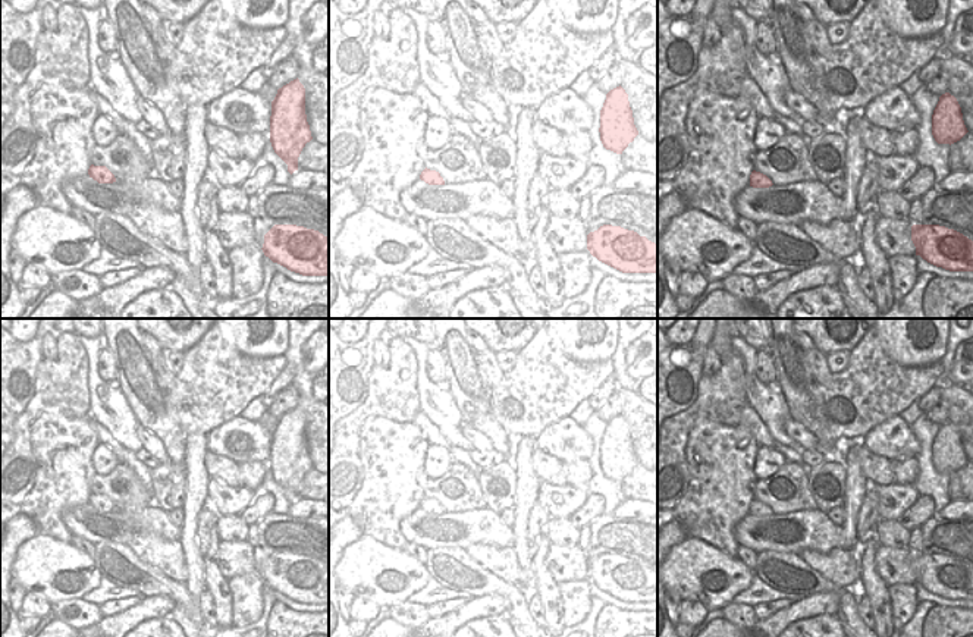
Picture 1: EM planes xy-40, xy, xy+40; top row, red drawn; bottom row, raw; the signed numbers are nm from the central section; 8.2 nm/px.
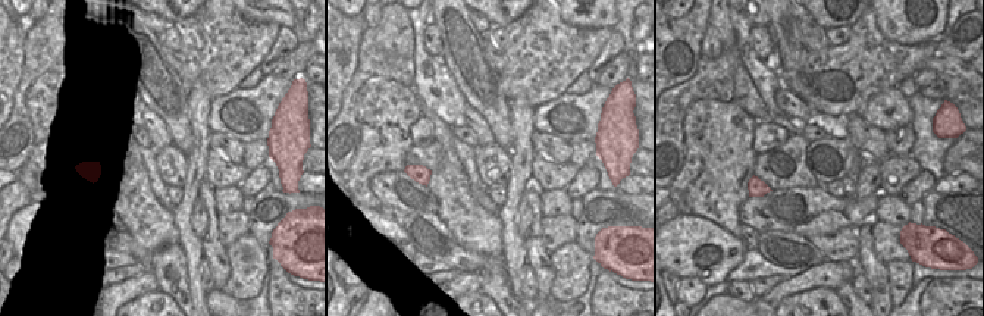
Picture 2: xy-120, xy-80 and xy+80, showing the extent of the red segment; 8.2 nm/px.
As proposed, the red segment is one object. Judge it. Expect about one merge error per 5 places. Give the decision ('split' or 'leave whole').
leave whole

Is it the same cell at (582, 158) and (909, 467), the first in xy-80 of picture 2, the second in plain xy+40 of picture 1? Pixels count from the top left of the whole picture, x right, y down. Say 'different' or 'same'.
same

